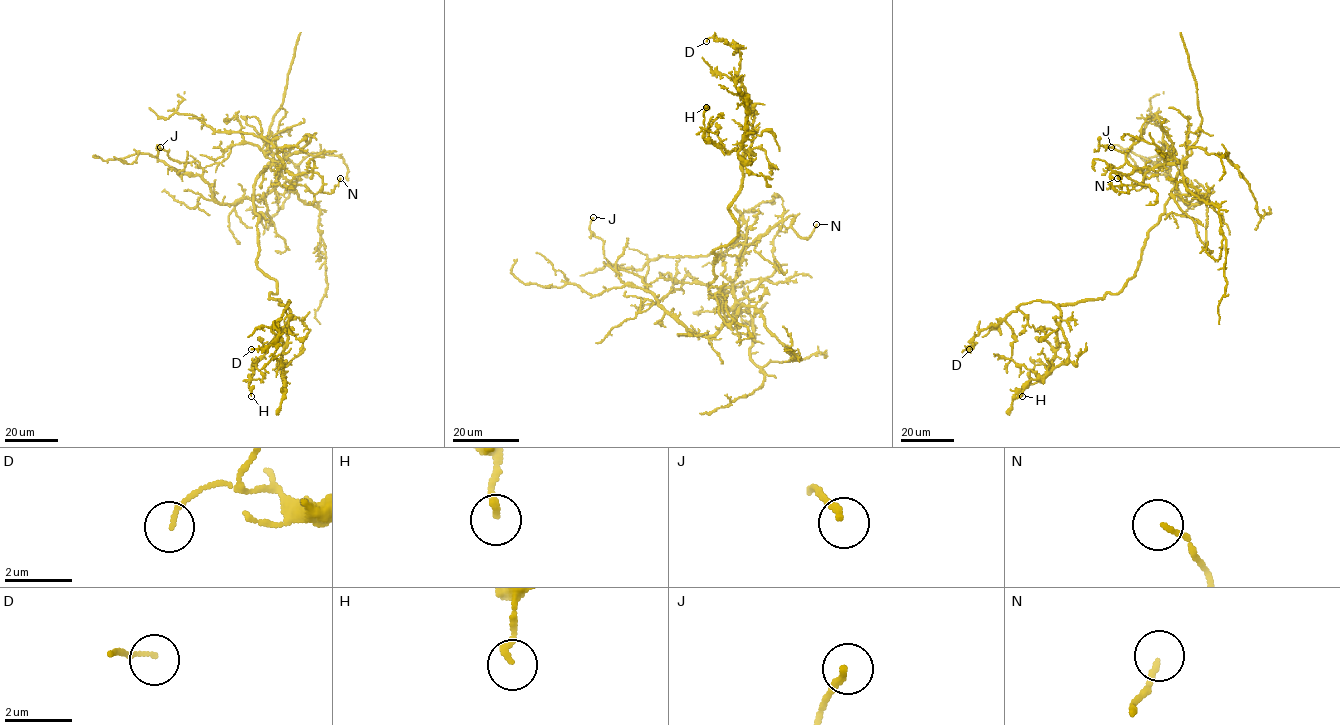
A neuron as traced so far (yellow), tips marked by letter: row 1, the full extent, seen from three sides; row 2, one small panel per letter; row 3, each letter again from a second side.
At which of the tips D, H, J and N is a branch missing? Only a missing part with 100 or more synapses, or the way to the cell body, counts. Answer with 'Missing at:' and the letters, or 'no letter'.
Missing at: no letter

